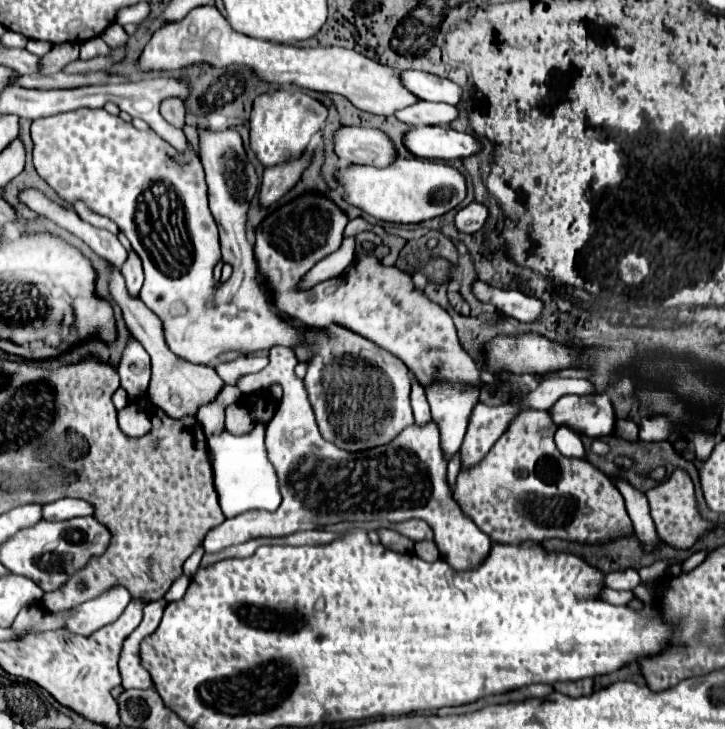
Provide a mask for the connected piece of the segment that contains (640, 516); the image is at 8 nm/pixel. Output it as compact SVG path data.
M616 482L618 490L622 492L624 500L626 500L626 508L628 508L628 516L634 522L636 534L640 536L640 540L646 544L648 550L652 550L658 542L658 534L654 530L654 522L650 516L650 508L648 508L648 500L642 492L634 490L630 484L626 482Z

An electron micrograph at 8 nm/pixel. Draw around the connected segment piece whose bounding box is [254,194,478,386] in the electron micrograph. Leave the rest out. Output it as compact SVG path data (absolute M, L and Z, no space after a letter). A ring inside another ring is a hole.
M306 194L300 196L296 200L292 200L286 206L276 208L258 228L256 228L256 244L254 244L254 254L256 254L256 262L258 262L258 270L260 274L266 278L268 286L274 290L274 306L286 314L290 314L292 318L302 320L306 326L314 326L314 328L326 328L328 324L338 324L346 330L358 332L360 336L368 338L370 342L374 342L376 346L392 352L394 356L398 356L408 370L418 378L418 382L422 386L426 386L426 376L430 376L430 372L434 372L434 368L442 368L442 372L446 372L448 376L454 376L454 380L478 380L478 366L472 360L472 356L458 344L458 336L456 336L456 328L452 324L452 318L446 310L442 310L438 304L430 302L424 292L416 290L416 286L412 284L412 278L390 266L388 268L388 280L326 280L318 286L314 286L312 290L304 290L298 292L294 290L296 282L324 256L328 256L330 252L338 250L342 244L342 232L348 224L348 218L326 198L322 196L314 196L314 194Z

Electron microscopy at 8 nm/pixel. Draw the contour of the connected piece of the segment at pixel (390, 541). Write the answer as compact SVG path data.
M378 530L380 534L380 540L388 546L388 548L394 548L398 552L410 552L414 548L414 540L394 532L394 530Z

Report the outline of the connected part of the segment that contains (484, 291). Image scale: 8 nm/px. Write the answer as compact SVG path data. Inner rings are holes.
M482 280L472 282L472 292L478 300L494 304L506 316L512 316L524 324L536 324L542 320L544 302L536 296L526 296L518 290L500 290L492 288Z

